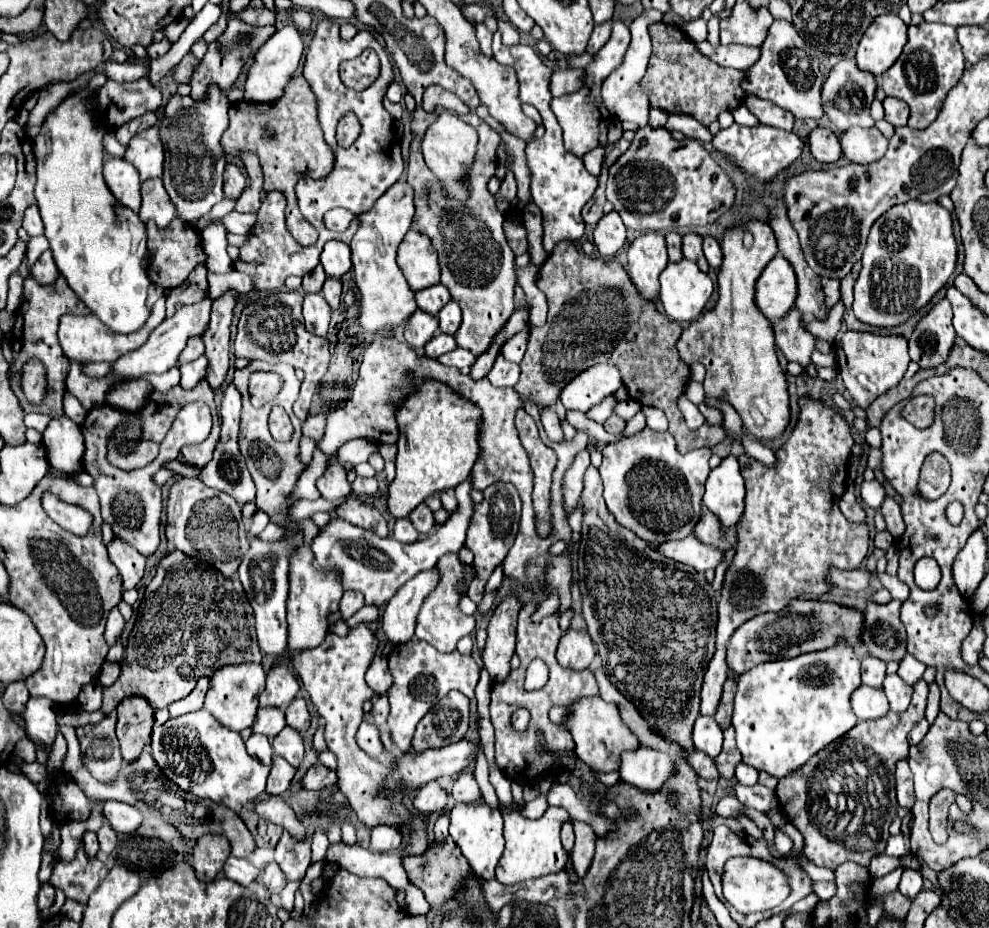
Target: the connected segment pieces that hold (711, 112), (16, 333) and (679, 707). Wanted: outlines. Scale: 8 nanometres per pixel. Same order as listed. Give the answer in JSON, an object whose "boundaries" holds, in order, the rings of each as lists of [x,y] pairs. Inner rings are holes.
{"boundaries":[[[[656,22],[648,26],[648,32],[654,50],[648,62],[648,70],[640,80],[640,88],[646,92],[650,108],[660,108],[668,114],[688,114],[694,116],[700,124],[708,126],[718,118],[720,112],[732,112],[744,102],[746,92],[742,90],[742,70],[718,68],[718,64],[710,62],[676,24]]],[[[30,276],[24,280],[24,302],[18,310],[16,316],[16,324],[12,328],[12,354],[16,364],[10,366],[8,372],[9,384],[17,396],[22,409],[26,413],[36,412],[40,414],[48,414],[50,418],[62,414],[62,394],[64,394],[64,378],[70,370],[70,362],[66,360],[60,344],[58,344],[58,324],[62,314],[74,314],[74,316],[86,316],[90,314],[90,310],[86,308],[86,304],[82,304],[82,300],[78,300],[78,296],[74,296],[72,288],[66,284],[66,280],[62,280],[62,276],[48,284],[42,286],[36,280],[32,280]],[[38,358],[44,368],[46,368],[46,398],[38,405],[32,406],[24,396],[19,383],[15,383],[15,376],[19,376],[22,366],[26,364],[26,360]]],[[[588,466],[584,474],[584,522],[582,542],[578,546],[578,588],[582,598],[582,618],[592,642],[598,648],[602,668],[608,680],[630,698],[632,704],[642,706],[642,714],[652,732],[678,744],[682,752],[692,752],[690,740],[692,726],[700,714],[700,686],[708,660],[714,656],[716,640],[716,598],[712,586],[698,574],[682,564],[658,554],[648,542],[634,532],[622,528],[608,512],[602,500],[602,478],[594,466]],[[676,624],[684,624],[686,630],[676,630]]]]}

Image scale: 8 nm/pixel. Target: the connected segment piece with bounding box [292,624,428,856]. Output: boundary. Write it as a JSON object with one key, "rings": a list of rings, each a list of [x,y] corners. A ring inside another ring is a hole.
{"rings":[[[358,624],[356,628],[350,630],[348,636],[336,636],[334,632],[328,632],[326,640],[318,648],[294,656],[292,666],[300,682],[308,690],[308,696],[316,706],[318,714],[326,720],[326,744],[328,750],[334,752],[338,760],[338,768],[336,768],[338,784],[342,794],[346,794],[358,820],[364,822],[368,828],[374,828],[378,824],[392,824],[400,828],[404,822],[410,822],[412,830],[406,832],[404,836],[404,856],[420,856],[426,852],[428,846],[426,822],[418,822],[418,816],[412,814],[406,806],[402,804],[394,806],[388,796],[380,794],[380,784],[390,768],[366,756],[354,740],[354,734],[364,714],[362,704],[374,694],[364,682],[364,674],[366,668],[370,666],[370,660],[374,658],[376,646],[378,646],[376,636],[368,630],[368,626]]]}

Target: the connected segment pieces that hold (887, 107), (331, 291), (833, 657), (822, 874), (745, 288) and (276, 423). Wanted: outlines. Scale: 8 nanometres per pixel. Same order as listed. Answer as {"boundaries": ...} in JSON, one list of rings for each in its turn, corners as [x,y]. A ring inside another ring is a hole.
{"boundaries":[[[[884,98],[884,112],[886,112],[886,120],[892,126],[904,126],[908,116],[910,116],[910,108],[906,108],[906,104],[902,104],[902,100],[894,100],[894,98]]],[[[326,278],[324,288],[322,288],[322,294],[324,294],[324,298],[326,298],[326,302],[330,304],[332,310],[336,310],[338,304],[340,304],[340,292],[342,292],[340,280],[336,280],[336,278]]],[[[842,642],[830,650],[810,652],[790,660],[756,664],[754,668],[738,676],[738,690],[734,700],[732,726],[736,728],[736,742],[742,760],[758,772],[768,772],[778,780],[794,774],[796,768],[802,768],[824,746],[838,740],[856,726],[856,716],[850,708],[850,696],[858,686],[860,660],[854,656],[854,650]]],[[[806,862],[806,864],[804,864],[804,868],[806,868],[806,872],[810,874],[810,878],[812,878],[812,880],[824,880],[824,882],[834,880],[834,872],[830,872],[830,870],[826,870],[826,868],[818,868],[816,864]]],[[[748,220],[746,228],[754,236],[750,248],[742,242],[742,226],[734,226],[724,234],[724,262],[718,272],[720,298],[708,314],[686,326],[678,342],[678,352],[686,364],[702,362],[706,366],[706,394],[730,402],[742,416],[746,432],[758,440],[776,440],[790,422],[790,398],[784,372],[776,358],[772,324],[754,306],[754,284],[762,268],[778,254],[778,244],[766,222]]],[[[273,407],[269,420],[269,430],[277,441],[288,441],[292,436],[292,424],[283,408]]]]}

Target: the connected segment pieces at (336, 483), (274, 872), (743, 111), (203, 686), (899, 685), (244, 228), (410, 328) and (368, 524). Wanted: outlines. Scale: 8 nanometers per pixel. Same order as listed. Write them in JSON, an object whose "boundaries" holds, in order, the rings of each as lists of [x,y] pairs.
{"boundaries":[[[[330,464],[328,470],[318,478],[316,486],[318,486],[322,498],[326,498],[326,500],[346,498],[352,492],[350,484],[346,480],[346,468],[340,464]]],[[[270,862],[270,864],[266,866],[262,880],[264,880],[264,884],[266,884],[266,888],[268,888],[270,892],[280,892],[280,890],[286,886],[286,876],[284,876],[284,872],[276,866],[276,862]]],[[[740,106],[738,110],[734,110],[732,116],[734,116],[736,124],[740,124],[740,126],[756,126],[758,124],[758,120],[754,118],[754,114],[750,114],[750,110],[746,106]]],[[[200,678],[196,688],[182,700],[174,702],[168,706],[170,710],[170,716],[182,716],[182,714],[188,714],[188,712],[196,712],[196,710],[202,710],[202,704],[204,704],[204,694],[208,690],[208,678]]],[[[890,674],[884,680],[884,692],[888,696],[890,702],[890,710],[892,712],[904,712],[910,706],[910,698],[912,698],[912,686],[906,684],[898,674]]],[[[232,210],[230,214],[226,214],[222,218],[222,224],[228,232],[234,232],[234,234],[248,234],[252,230],[252,226],[256,224],[256,214],[240,214],[236,210]]],[[[416,310],[412,314],[412,318],[404,326],[404,338],[416,350],[424,348],[426,342],[436,332],[438,332],[438,320],[436,320],[436,316],[430,316],[428,312],[422,312],[422,310]]],[[[348,496],[338,508],[336,508],[336,514],[338,518],[342,520],[348,520],[356,526],[362,526],[366,530],[372,530],[374,534],[378,534],[380,538],[386,538],[388,536],[388,526],[386,526],[386,520],[382,518],[382,514],[372,506],[372,504],[366,504],[366,502],[360,502],[358,498],[352,498]]]]}

